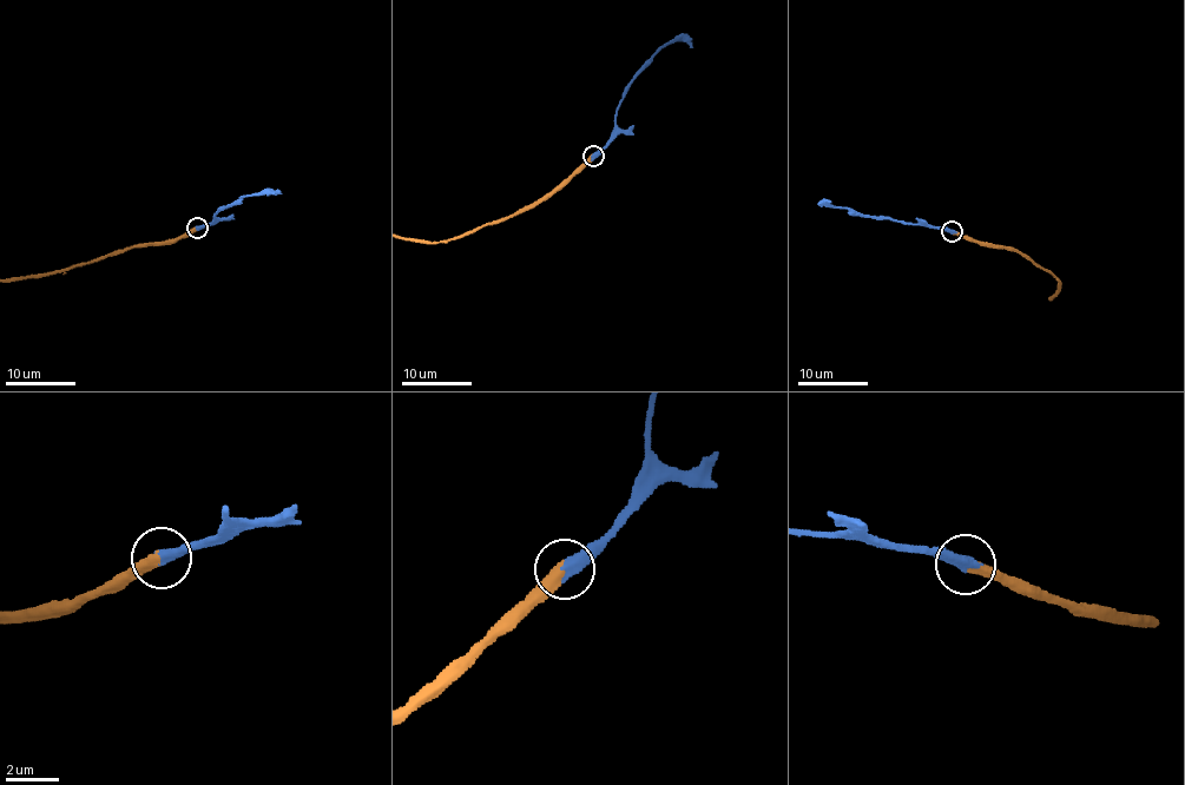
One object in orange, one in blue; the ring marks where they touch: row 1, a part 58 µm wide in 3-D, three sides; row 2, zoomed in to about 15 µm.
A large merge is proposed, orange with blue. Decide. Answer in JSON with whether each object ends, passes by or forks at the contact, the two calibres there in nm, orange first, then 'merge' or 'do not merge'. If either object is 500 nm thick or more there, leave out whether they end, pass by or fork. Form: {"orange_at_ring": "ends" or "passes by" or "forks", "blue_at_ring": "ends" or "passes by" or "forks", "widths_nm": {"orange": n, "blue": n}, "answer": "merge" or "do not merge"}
{"widths_nm": {"orange": 440, "blue": 550}, "answer": "merge"}

